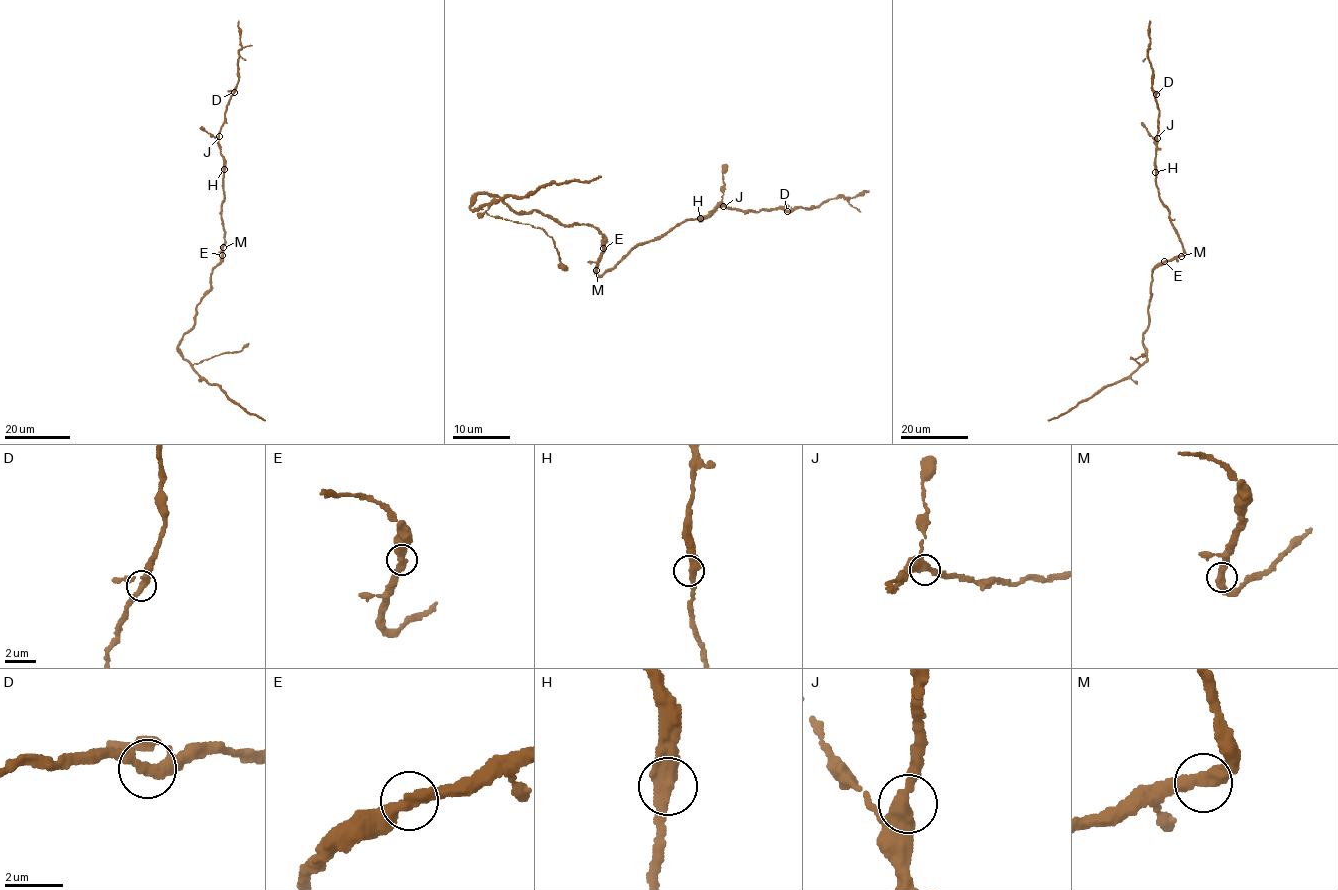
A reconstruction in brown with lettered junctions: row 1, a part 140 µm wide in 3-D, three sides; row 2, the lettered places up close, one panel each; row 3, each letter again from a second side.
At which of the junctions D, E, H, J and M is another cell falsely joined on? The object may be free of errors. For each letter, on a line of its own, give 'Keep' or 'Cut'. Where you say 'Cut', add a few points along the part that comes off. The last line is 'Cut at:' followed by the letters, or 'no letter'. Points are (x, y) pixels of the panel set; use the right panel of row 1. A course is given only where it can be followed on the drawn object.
D: Keep
E: Keep
H: Keep
J: Keep
M: Keep
Cut at: no letter

